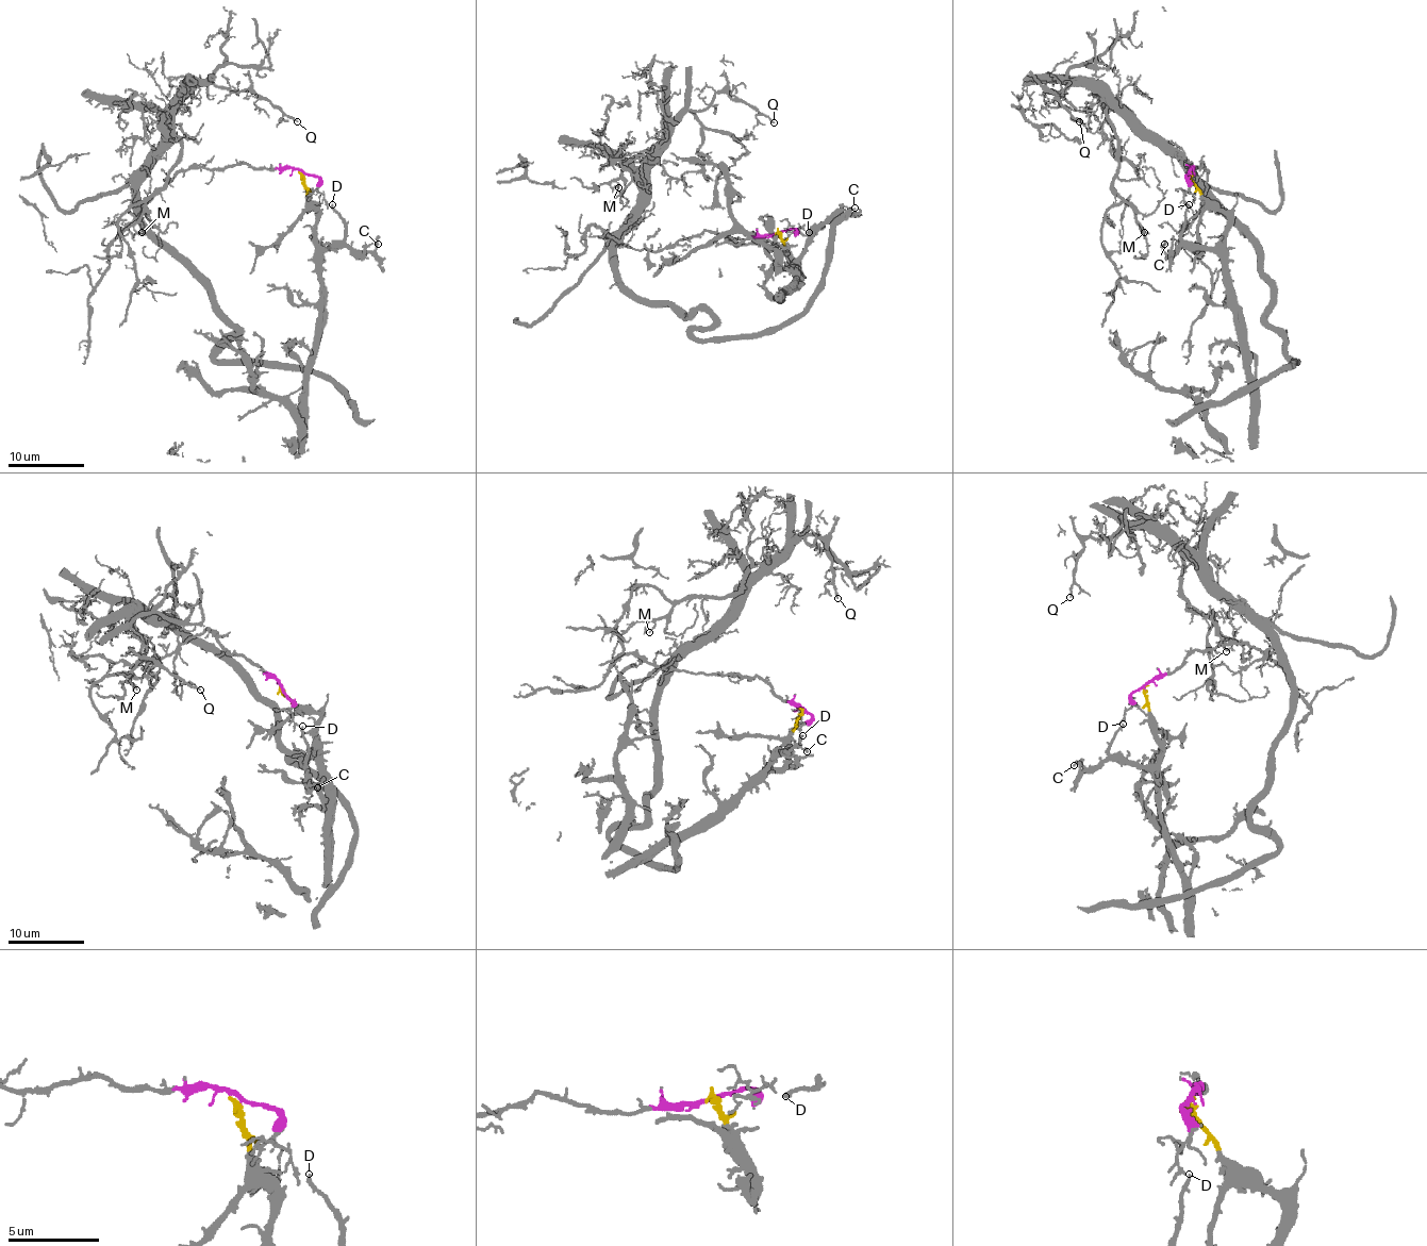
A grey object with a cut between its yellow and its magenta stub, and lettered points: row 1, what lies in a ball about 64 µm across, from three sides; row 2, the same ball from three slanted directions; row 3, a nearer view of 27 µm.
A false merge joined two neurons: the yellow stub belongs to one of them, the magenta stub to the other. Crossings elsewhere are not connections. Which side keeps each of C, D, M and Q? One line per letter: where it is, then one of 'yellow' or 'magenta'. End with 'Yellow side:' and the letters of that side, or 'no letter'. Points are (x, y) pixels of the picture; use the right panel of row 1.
C: place (1164, 244); yellow
D: place (1189, 204); yellow
M: place (1144, 232); magenta
Q: place (1079, 121); magenta
Yellow side: C, D

